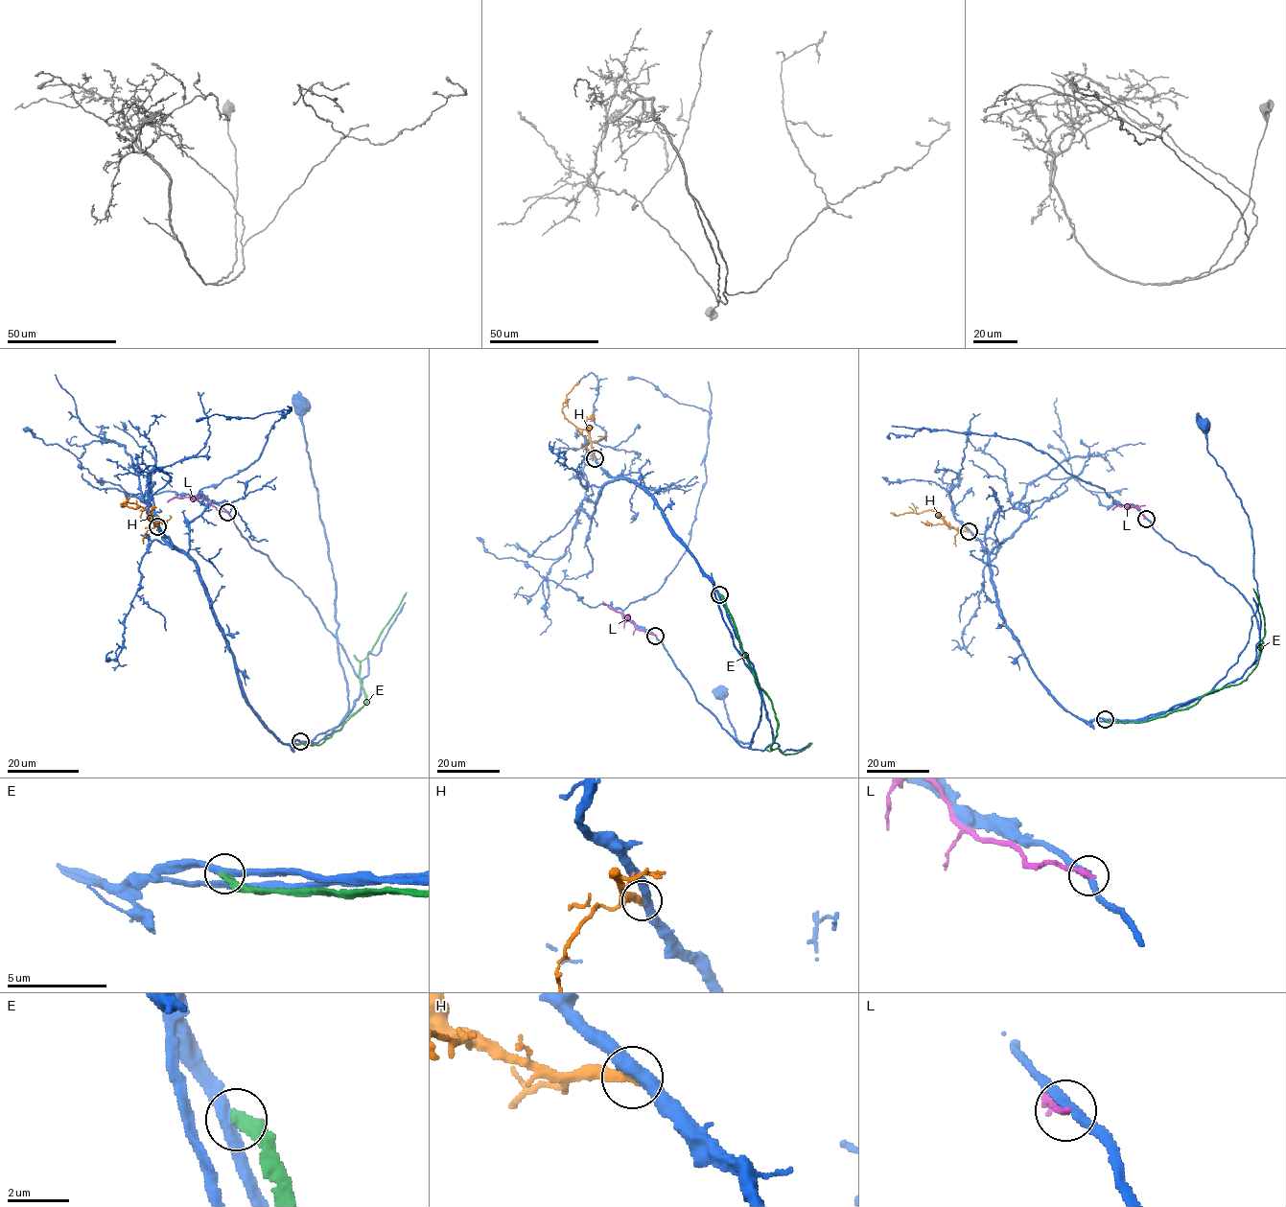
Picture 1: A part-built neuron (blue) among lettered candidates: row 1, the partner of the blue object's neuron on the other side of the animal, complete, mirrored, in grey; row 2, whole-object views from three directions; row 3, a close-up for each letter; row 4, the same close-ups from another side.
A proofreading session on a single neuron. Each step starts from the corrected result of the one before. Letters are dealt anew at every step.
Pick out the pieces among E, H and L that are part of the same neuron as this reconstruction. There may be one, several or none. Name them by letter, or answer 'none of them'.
H

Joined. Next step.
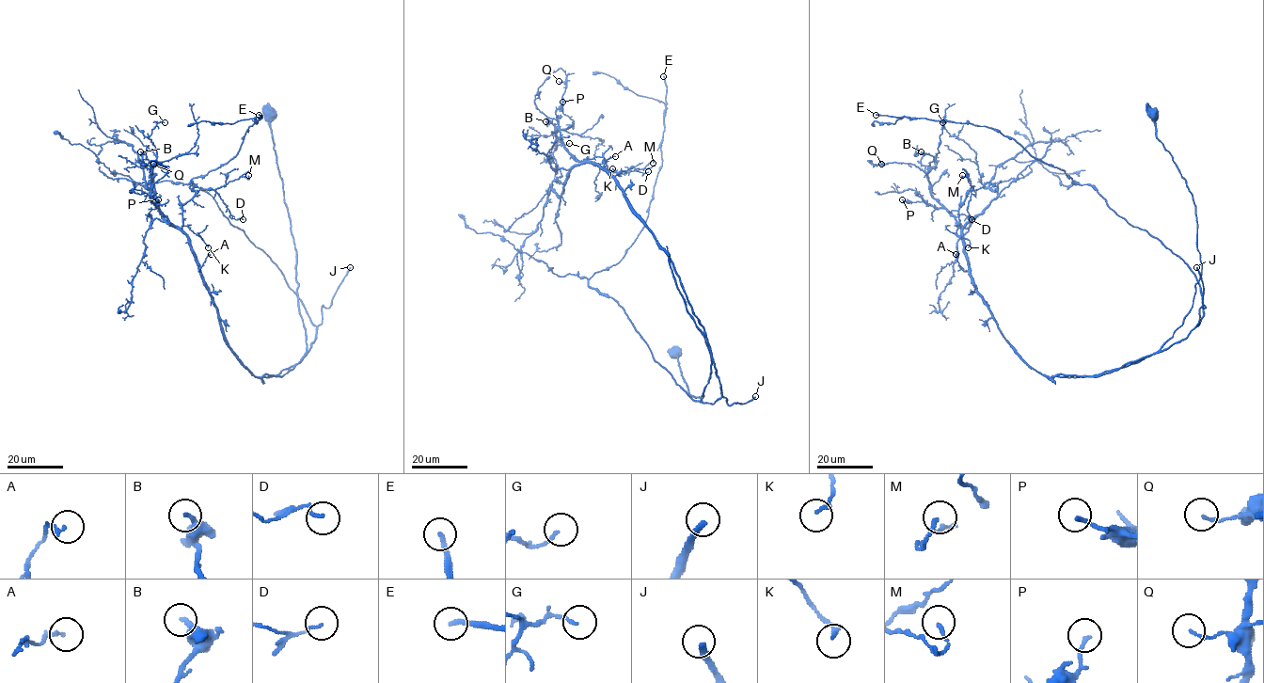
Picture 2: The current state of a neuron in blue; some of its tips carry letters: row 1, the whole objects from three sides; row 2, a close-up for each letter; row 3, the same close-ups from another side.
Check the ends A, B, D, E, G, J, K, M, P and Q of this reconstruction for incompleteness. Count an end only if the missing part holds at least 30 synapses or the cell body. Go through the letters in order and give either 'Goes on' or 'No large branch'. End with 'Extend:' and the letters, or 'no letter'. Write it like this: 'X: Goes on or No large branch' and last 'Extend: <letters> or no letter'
A: No large branch
B: No large branch
D: No large branch
E: Goes on
G: No large branch
J: Goes on
K: No large branch
M: No large branch
P: No large branch
Q: No large branch
Extend: E, J

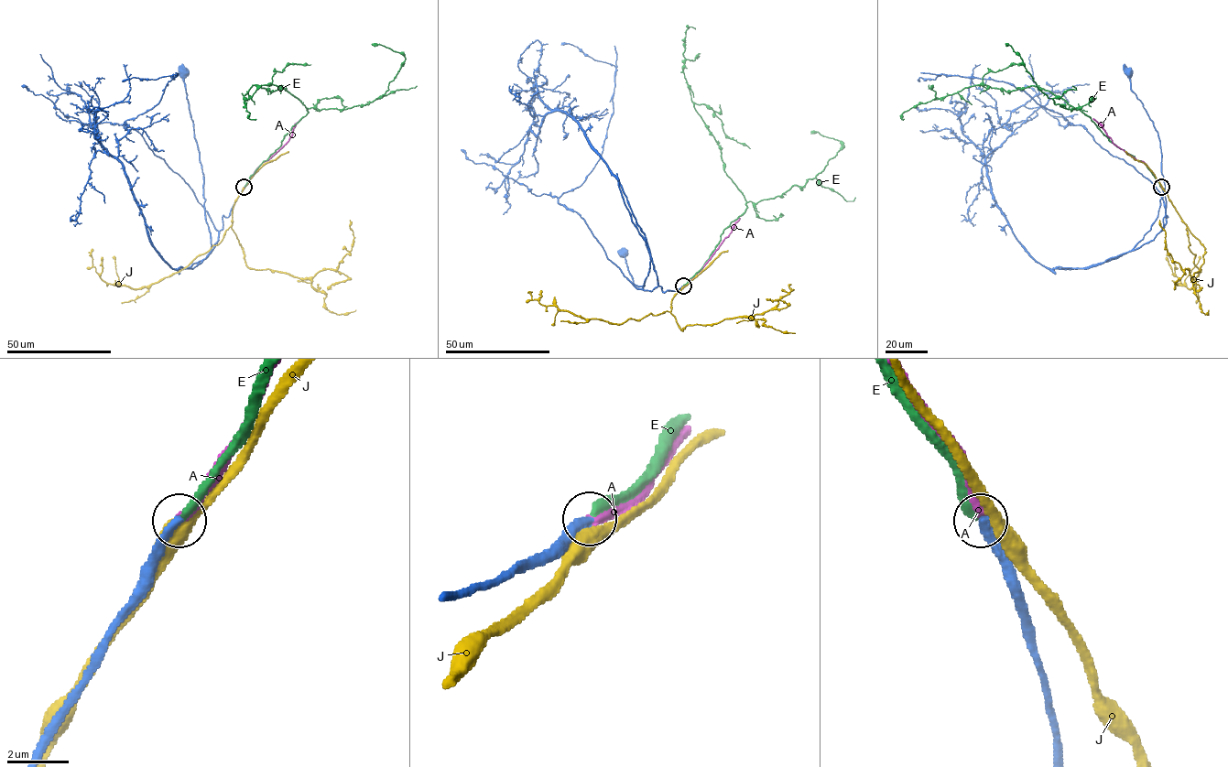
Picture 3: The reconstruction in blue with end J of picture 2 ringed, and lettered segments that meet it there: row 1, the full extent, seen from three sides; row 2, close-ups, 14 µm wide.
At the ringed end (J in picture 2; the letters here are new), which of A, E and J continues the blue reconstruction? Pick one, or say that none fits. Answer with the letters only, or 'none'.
A

